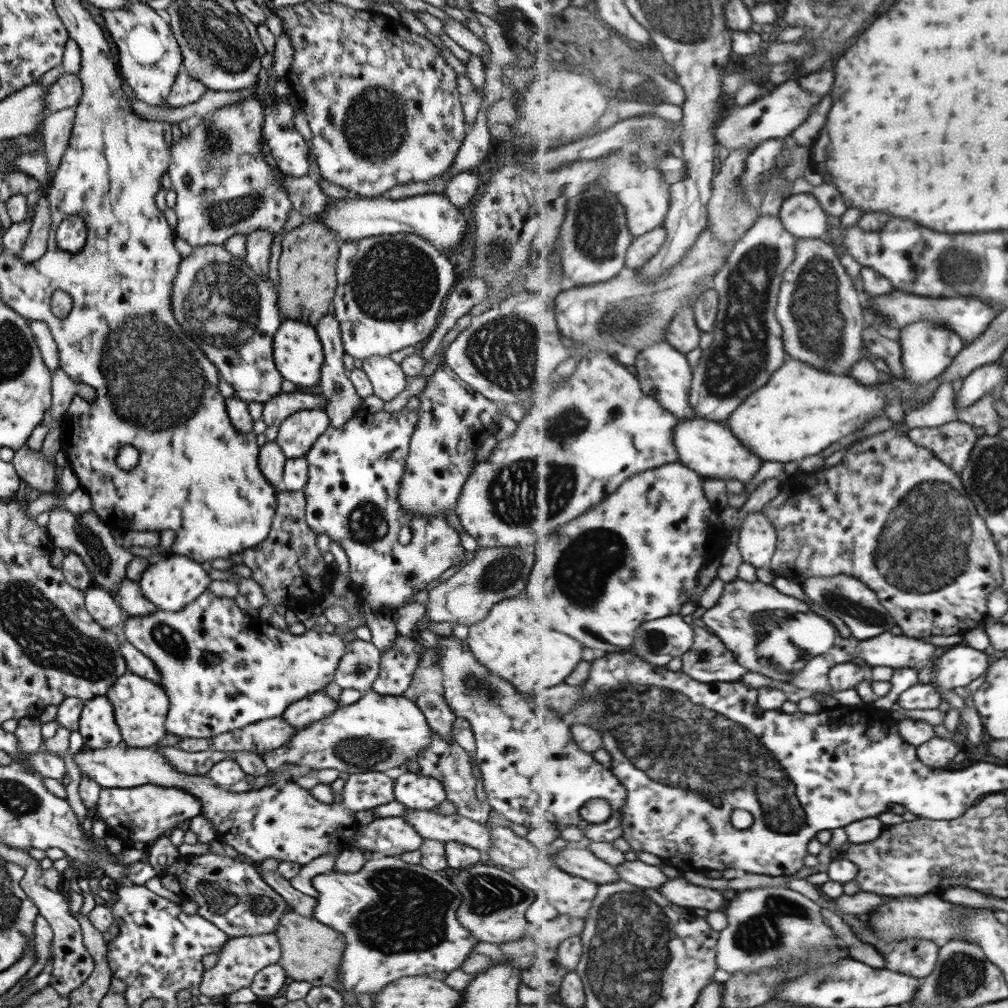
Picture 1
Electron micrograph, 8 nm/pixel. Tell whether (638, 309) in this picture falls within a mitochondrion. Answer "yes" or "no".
yes

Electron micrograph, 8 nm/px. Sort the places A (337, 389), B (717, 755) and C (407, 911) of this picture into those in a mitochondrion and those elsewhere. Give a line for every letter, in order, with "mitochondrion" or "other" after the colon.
A: mitochondrion
B: mitochondrion
C: mitochondrion

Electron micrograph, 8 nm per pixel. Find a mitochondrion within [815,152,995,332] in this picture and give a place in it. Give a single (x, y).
(951, 271)

